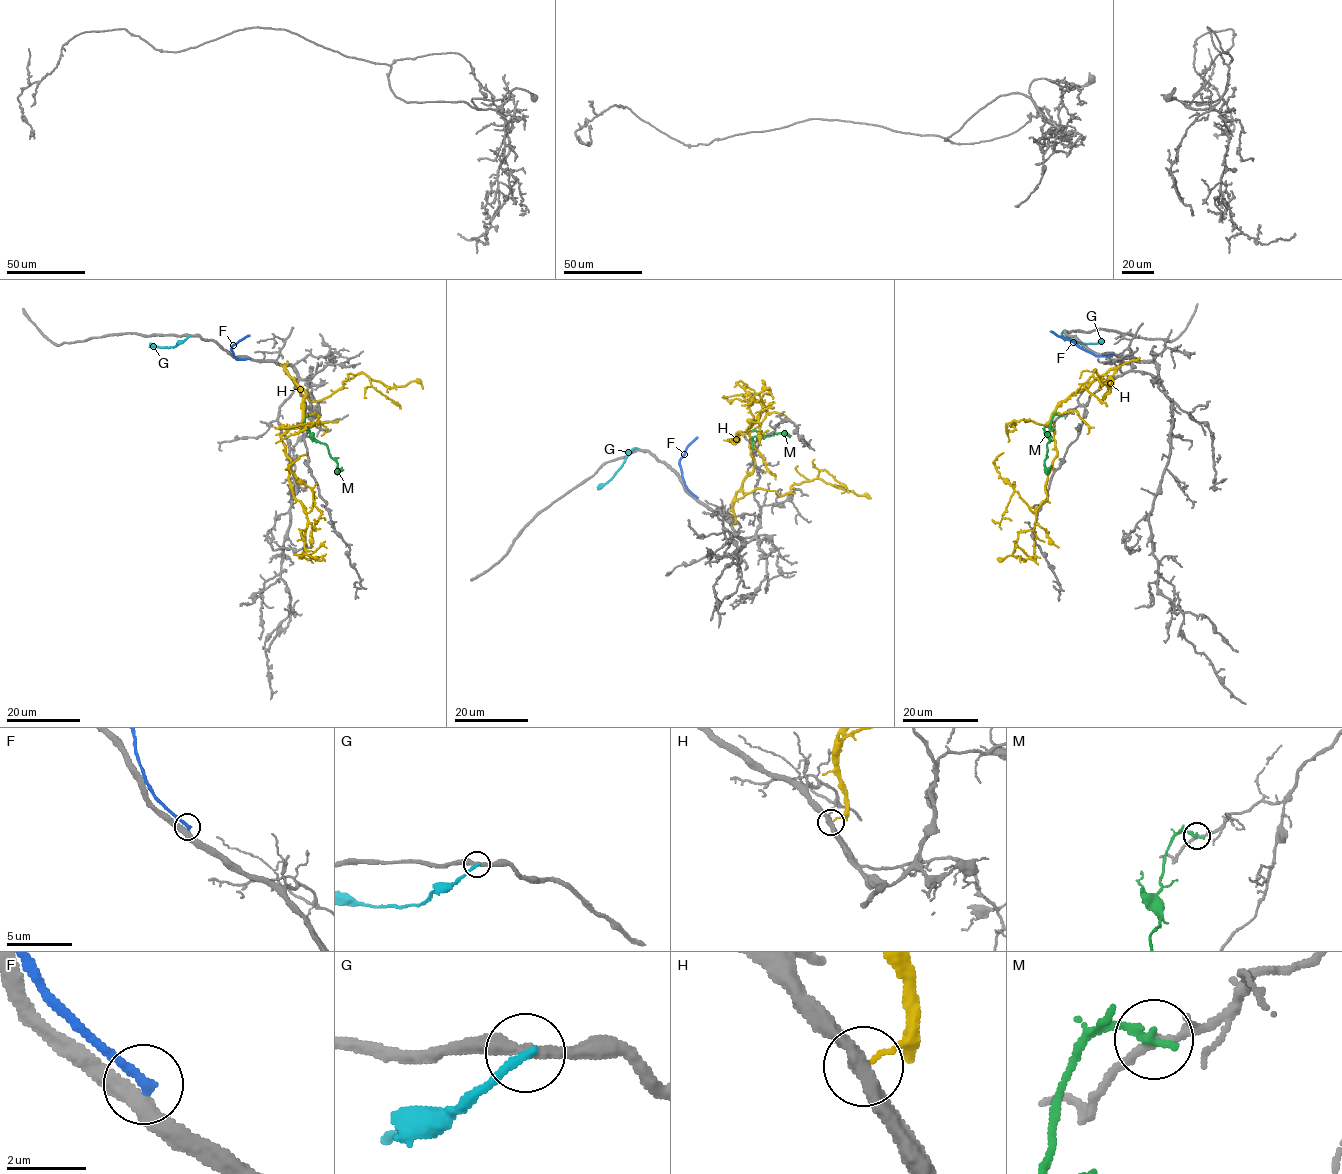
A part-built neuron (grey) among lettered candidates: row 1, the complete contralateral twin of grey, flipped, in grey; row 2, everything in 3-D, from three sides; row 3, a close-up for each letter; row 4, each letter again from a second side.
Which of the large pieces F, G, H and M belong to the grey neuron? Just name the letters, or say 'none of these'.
F

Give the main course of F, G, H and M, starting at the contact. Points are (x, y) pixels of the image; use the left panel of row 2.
F: (248, 358), (236, 359), (232, 347), (249, 335)
G: (190, 336), (174, 347), (149, 344)
H: (282, 364), (306, 392), (302, 423), (282, 440), (292, 494), (307, 513), (314, 493), (289, 469), (307, 453)
M: (304, 417), (305, 427), (316, 440), (327, 446), (337, 468), (342, 467)

